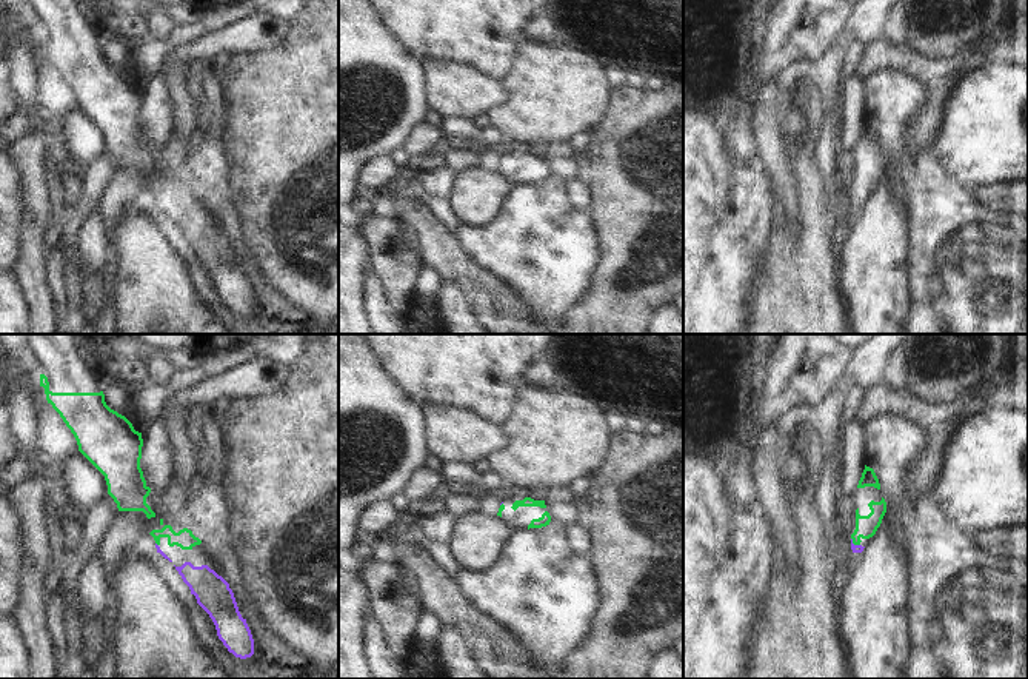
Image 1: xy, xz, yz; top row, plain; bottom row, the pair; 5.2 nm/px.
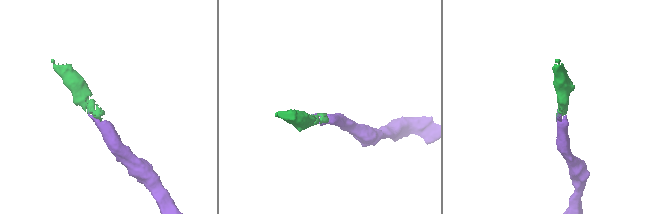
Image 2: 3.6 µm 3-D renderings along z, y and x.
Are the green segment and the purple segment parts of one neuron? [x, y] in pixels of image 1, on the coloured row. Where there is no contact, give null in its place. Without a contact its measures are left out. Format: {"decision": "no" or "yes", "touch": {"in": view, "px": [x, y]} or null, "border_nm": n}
{"decision": "yes", "touch": {"in": "yz", "px": [854, 544]}, "border_nm": 60}

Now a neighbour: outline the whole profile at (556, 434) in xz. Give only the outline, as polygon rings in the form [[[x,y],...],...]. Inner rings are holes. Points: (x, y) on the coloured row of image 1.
[[[566,383],[552,388],[532,386],[517,400],[517,410],[503,426],[511,445],[489,459],[491,471],[506,483],[522,488],[569,485],[597,470],[605,456],[608,433],[600,410],[586,400],[589,391]]]

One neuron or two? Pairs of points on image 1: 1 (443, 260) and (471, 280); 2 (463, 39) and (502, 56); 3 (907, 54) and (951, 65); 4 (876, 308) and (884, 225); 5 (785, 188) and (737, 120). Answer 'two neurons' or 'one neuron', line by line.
1: one neuron
2: one neuron
3: one neuron
4: one neuron
5: two neurons

